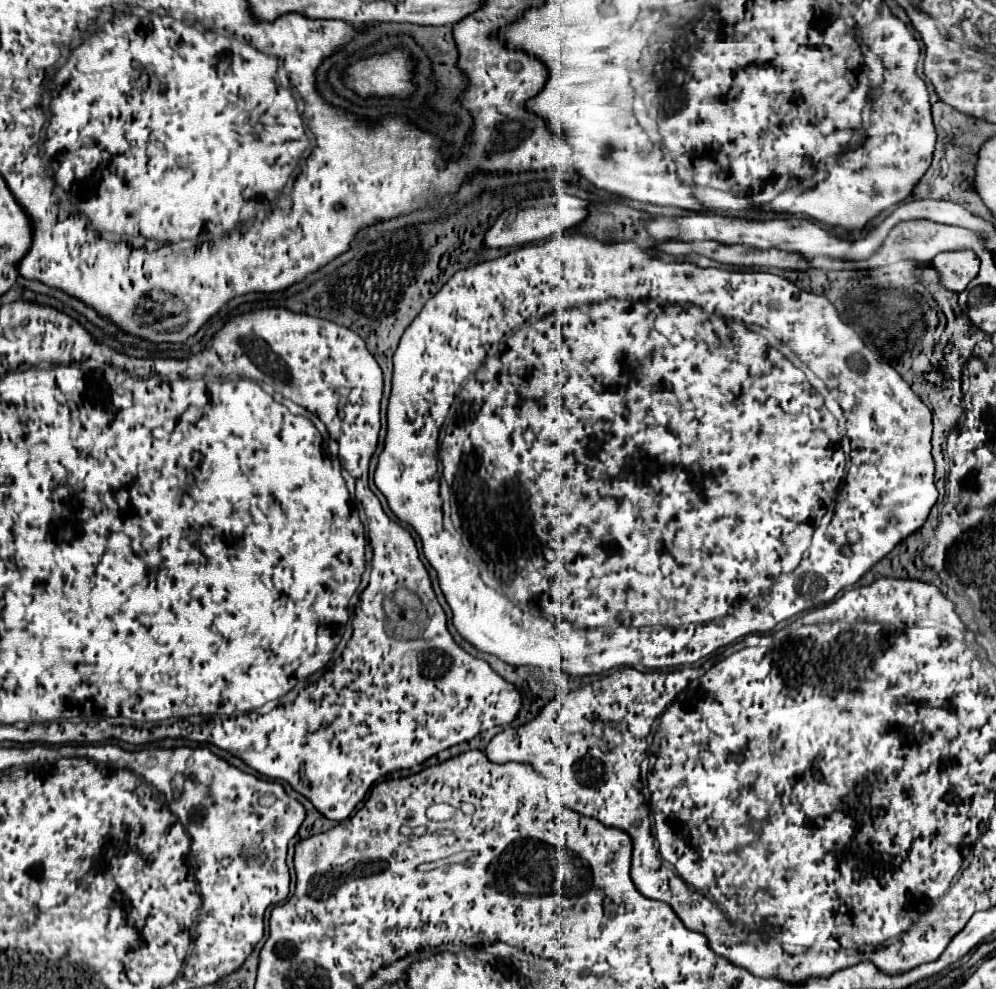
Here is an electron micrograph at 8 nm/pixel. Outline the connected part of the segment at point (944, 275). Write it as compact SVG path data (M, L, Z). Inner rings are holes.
M970 251L956 253L940 253L930 261L930 267L936 269L940 283L954 293L960 293L978 271L978 259ZM952 259L952 263L950 263Z

